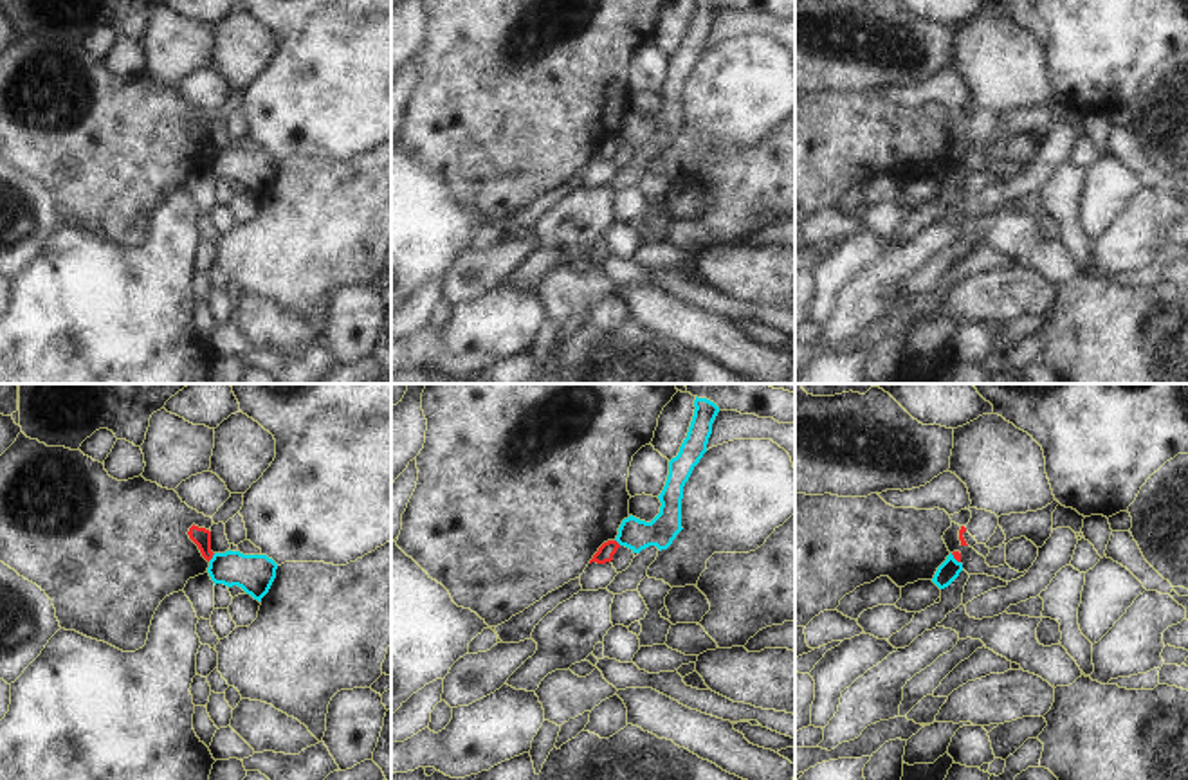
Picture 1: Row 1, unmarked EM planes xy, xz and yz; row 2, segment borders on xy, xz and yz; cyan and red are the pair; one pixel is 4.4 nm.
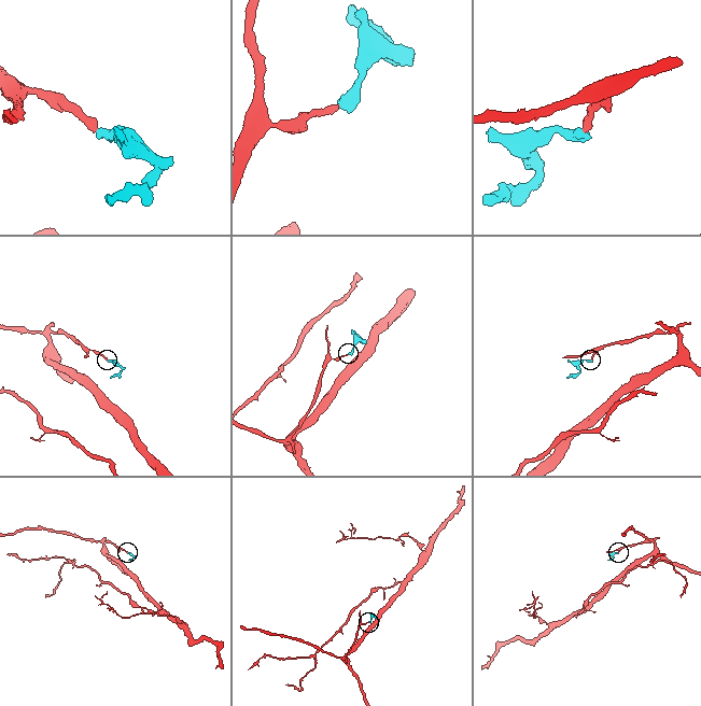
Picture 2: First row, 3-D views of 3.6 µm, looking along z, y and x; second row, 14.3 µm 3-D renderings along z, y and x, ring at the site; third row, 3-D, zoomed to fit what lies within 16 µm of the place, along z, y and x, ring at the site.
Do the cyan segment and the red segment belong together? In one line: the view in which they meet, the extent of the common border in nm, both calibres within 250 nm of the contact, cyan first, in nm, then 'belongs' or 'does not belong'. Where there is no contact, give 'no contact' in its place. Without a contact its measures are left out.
contact in xy; length 50 nm; calibres 180 and 80 nm; does not belong

